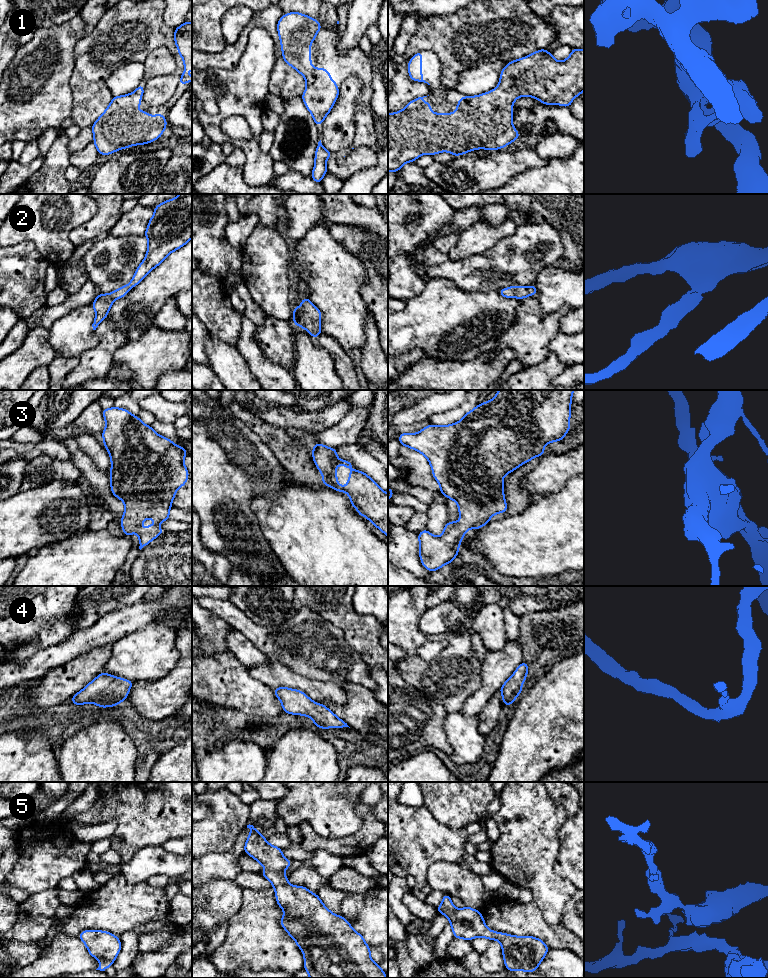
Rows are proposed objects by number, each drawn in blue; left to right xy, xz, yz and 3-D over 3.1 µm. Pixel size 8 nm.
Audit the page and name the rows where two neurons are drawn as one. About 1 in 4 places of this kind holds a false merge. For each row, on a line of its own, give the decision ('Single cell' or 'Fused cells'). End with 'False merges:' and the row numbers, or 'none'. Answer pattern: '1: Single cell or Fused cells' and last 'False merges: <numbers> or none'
1: Single cell
2: Single cell
3: Single cell
4: Single cell
5: Single cell
False merges: none

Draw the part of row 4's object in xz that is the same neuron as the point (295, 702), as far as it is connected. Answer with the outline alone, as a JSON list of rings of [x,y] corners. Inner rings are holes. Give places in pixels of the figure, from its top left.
[[[288,687],[273,688],[273,690],[285,713],[310,717],[314,725],[321,729],[349,727],[324,704],[314,702],[300,690]]]

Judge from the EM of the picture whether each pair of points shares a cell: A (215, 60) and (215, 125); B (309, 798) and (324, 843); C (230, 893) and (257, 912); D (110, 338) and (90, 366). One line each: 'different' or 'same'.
A: different
B: different
C: different
D: same

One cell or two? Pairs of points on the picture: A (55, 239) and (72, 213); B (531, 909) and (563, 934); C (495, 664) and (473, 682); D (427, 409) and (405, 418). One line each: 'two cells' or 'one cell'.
A: one cell
B: one cell
C: two cells
D: one cell

